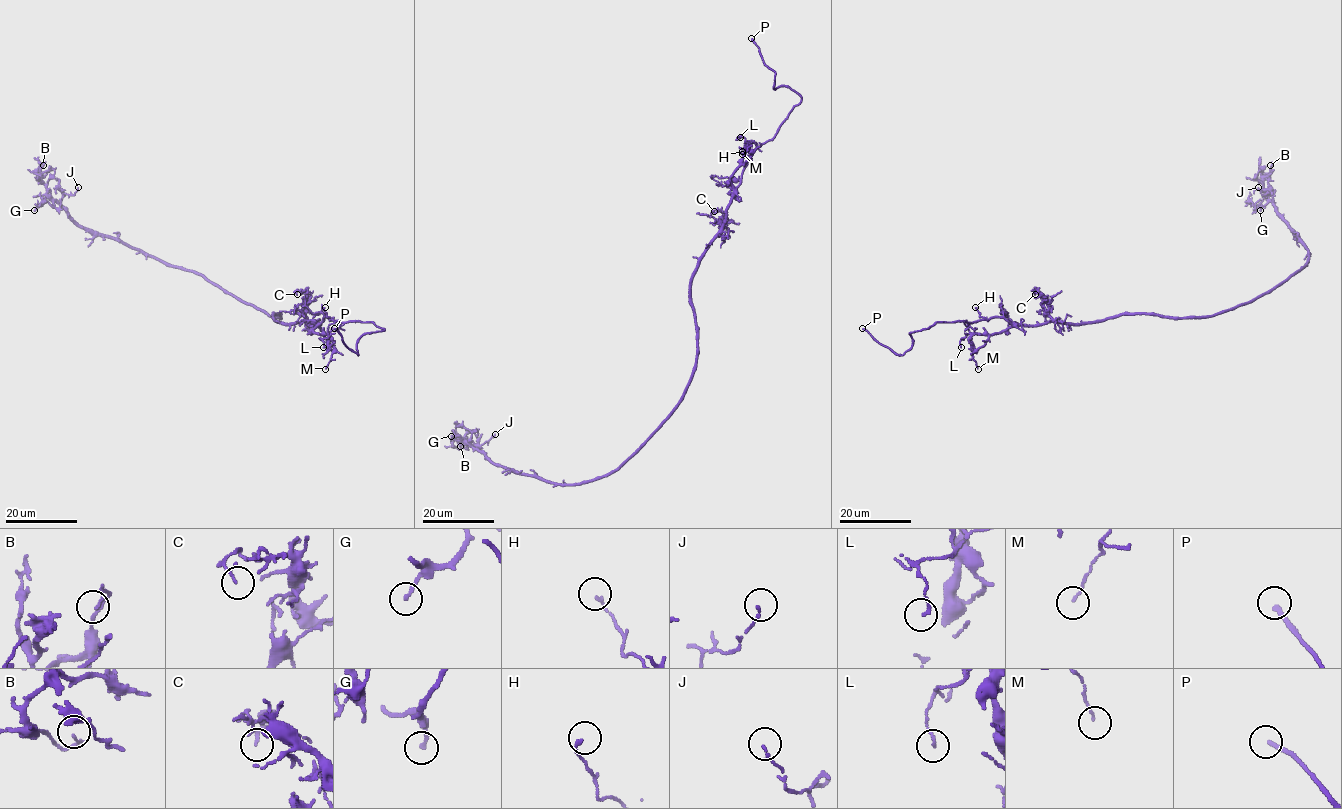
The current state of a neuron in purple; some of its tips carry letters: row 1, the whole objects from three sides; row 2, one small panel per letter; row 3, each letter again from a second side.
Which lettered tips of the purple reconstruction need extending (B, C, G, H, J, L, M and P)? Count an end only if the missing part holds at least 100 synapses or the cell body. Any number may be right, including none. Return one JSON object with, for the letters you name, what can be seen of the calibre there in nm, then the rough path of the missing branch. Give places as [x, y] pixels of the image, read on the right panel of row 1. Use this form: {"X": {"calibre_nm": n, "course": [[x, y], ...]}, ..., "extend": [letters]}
{"P": {"calibre_nm": 220}, "extend": ["P"]}

